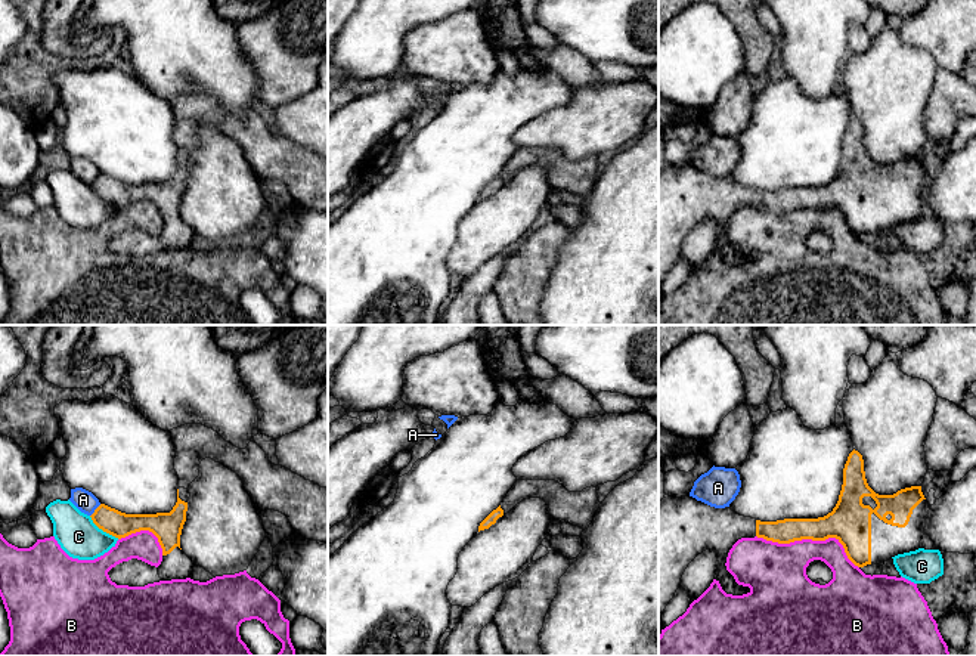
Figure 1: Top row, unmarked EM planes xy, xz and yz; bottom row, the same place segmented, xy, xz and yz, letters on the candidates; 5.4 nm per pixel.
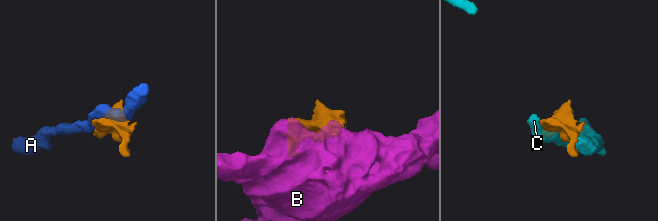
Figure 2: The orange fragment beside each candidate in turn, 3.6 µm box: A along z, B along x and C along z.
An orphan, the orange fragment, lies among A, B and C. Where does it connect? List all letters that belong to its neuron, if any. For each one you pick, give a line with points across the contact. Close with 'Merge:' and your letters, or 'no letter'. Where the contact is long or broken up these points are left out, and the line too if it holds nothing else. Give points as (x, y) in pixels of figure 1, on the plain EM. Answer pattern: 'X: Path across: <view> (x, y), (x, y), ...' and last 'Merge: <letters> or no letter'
Merge: no letter

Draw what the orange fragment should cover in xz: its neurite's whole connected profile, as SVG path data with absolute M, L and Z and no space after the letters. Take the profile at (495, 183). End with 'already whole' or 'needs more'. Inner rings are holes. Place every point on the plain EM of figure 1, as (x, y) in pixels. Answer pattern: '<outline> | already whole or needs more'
M517 149L501 174L480 192L478 201L489 198L499 186L529 167L543 168L552 188L583 199L589 197L601 173L594 155L582 161L568 161L555 149Z | needs more

